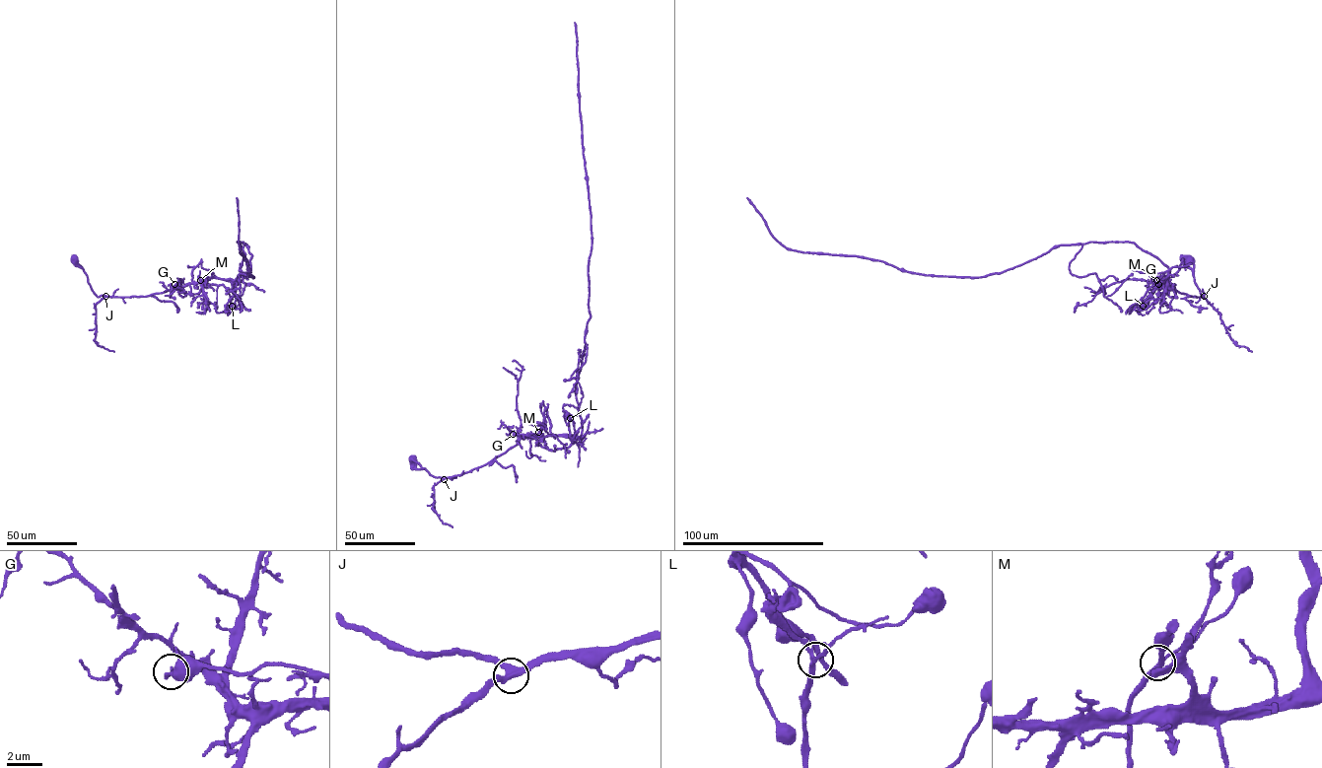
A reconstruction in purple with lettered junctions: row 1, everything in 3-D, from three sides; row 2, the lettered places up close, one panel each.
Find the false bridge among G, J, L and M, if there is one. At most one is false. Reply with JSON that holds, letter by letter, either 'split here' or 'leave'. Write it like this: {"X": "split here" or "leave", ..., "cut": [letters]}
{"G": "split here", "J": "leave", "L": "leave", "M": "leave", "cut": ["G"]}

